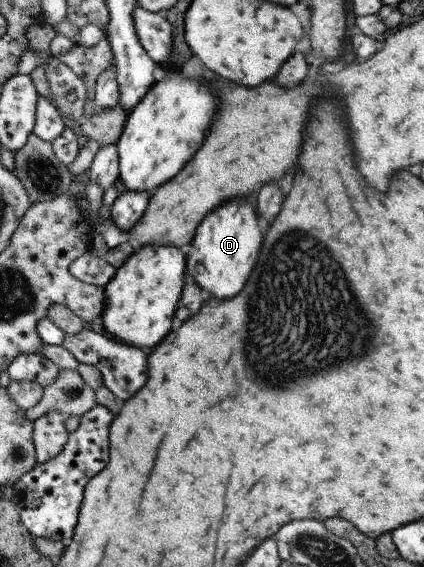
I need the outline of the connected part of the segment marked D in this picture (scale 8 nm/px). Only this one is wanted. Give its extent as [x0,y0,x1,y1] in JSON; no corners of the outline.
[185,199,262,299]

